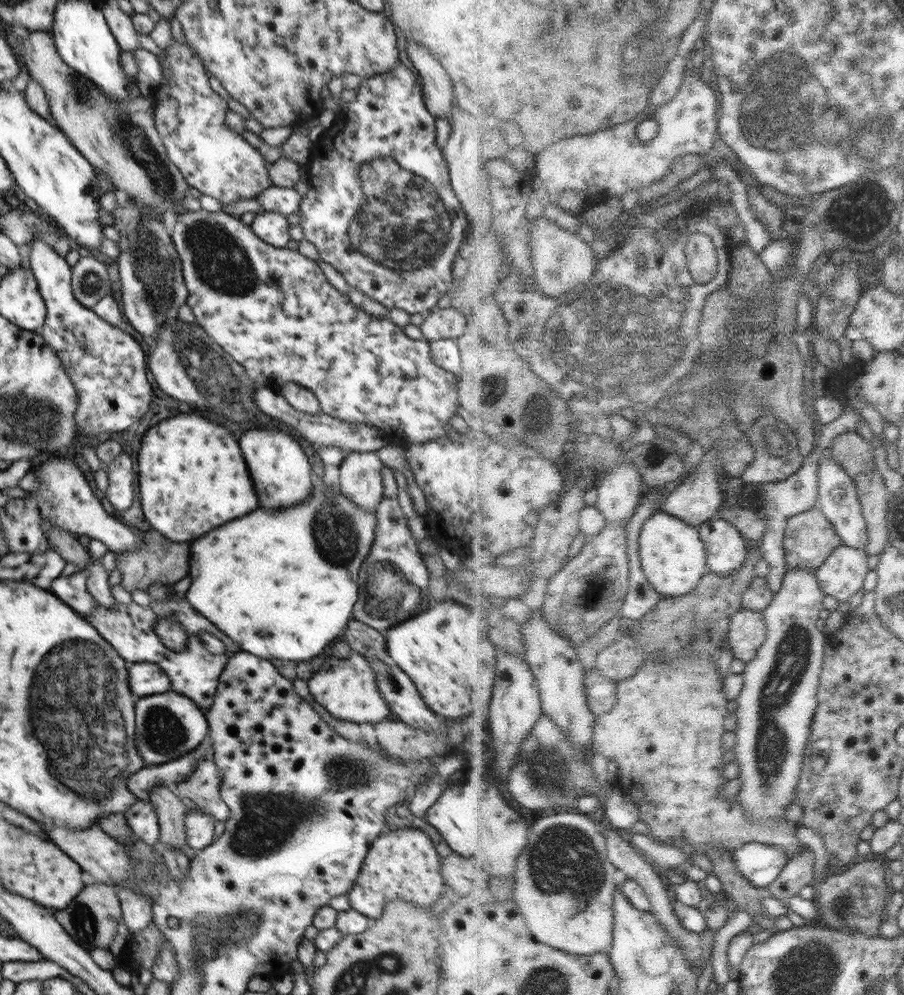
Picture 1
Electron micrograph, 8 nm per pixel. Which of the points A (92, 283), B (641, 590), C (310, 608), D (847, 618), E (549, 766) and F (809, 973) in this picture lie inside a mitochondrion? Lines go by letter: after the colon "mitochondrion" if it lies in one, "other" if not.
A: mitochondrion
B: other
C: other
D: other
E: mitochondrion
F: mitochondrion

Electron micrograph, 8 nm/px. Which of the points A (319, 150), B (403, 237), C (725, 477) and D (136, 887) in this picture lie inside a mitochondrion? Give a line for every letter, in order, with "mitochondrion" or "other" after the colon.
A: other
B: mitochondrion
C: other
D: other

